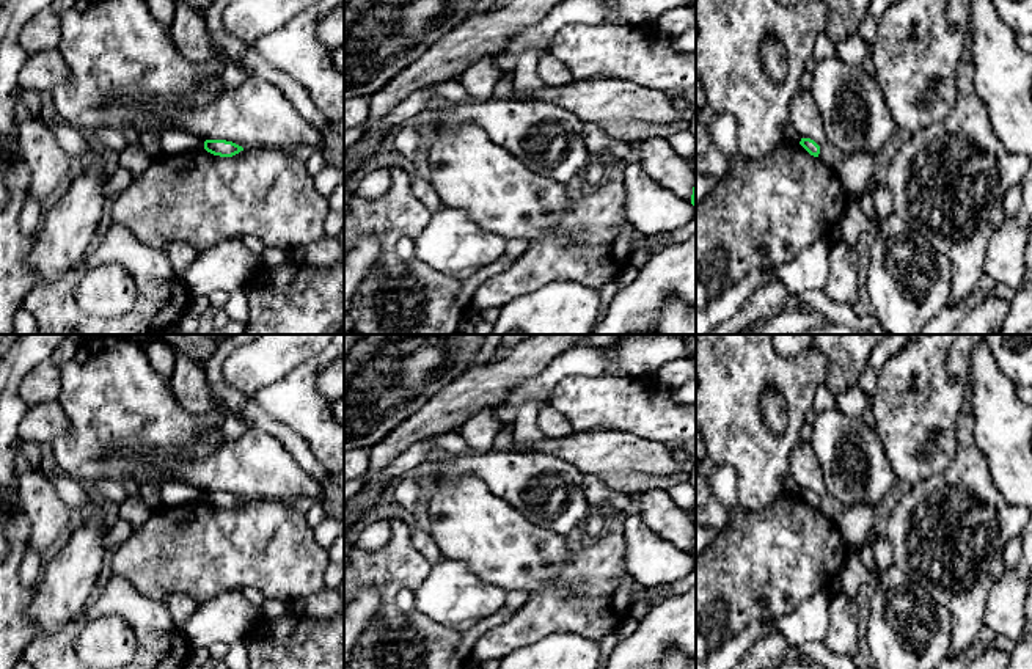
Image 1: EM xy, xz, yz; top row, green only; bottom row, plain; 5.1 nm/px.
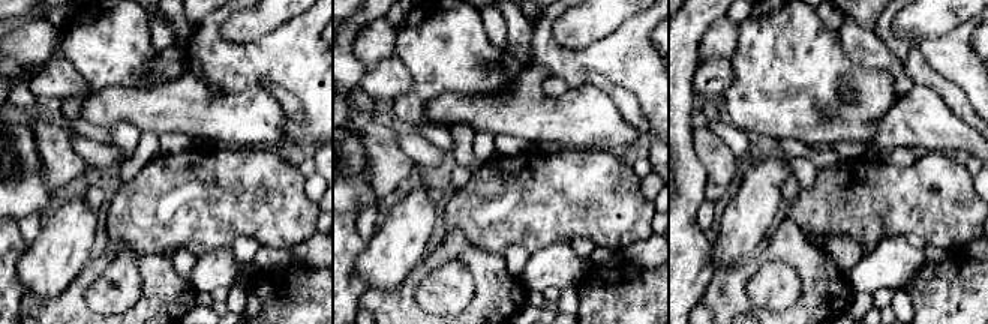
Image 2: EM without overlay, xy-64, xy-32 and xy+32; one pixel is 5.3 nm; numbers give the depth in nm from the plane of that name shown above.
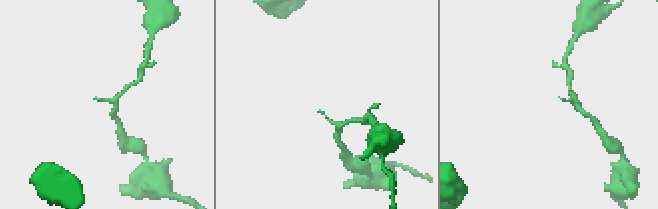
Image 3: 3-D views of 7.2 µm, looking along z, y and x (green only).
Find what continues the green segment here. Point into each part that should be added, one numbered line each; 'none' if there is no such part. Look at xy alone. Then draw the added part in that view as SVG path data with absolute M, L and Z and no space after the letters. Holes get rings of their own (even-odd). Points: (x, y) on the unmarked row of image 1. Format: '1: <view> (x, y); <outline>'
none

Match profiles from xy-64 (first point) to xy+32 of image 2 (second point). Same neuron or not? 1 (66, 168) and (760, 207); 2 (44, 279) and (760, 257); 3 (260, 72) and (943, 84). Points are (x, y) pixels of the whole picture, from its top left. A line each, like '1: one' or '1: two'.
1: two
2: two
3: two

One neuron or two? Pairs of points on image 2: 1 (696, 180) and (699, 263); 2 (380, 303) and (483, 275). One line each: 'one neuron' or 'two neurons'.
1: one neuron
2: one neuron

